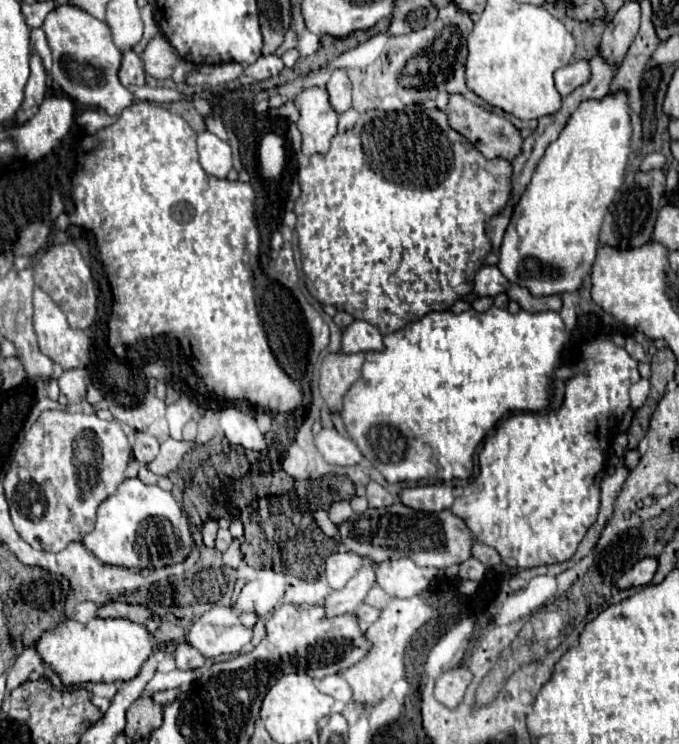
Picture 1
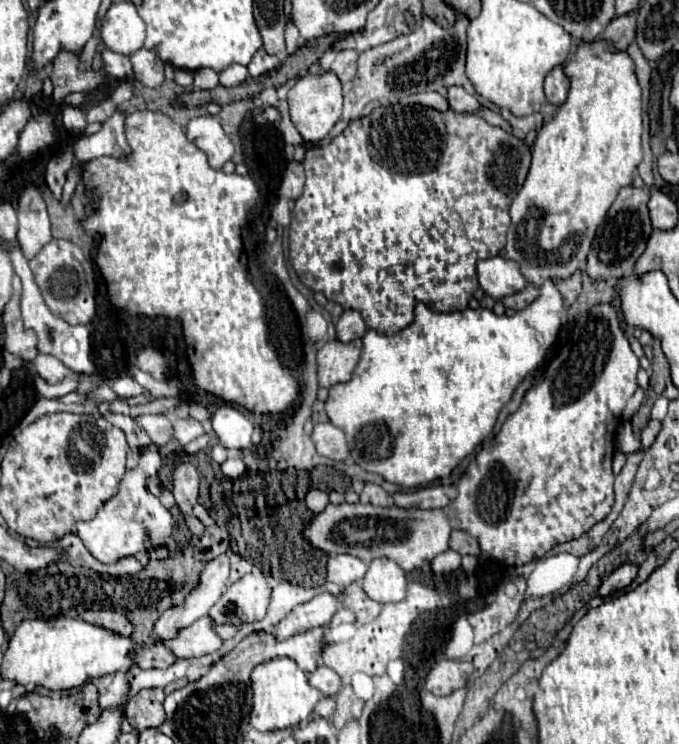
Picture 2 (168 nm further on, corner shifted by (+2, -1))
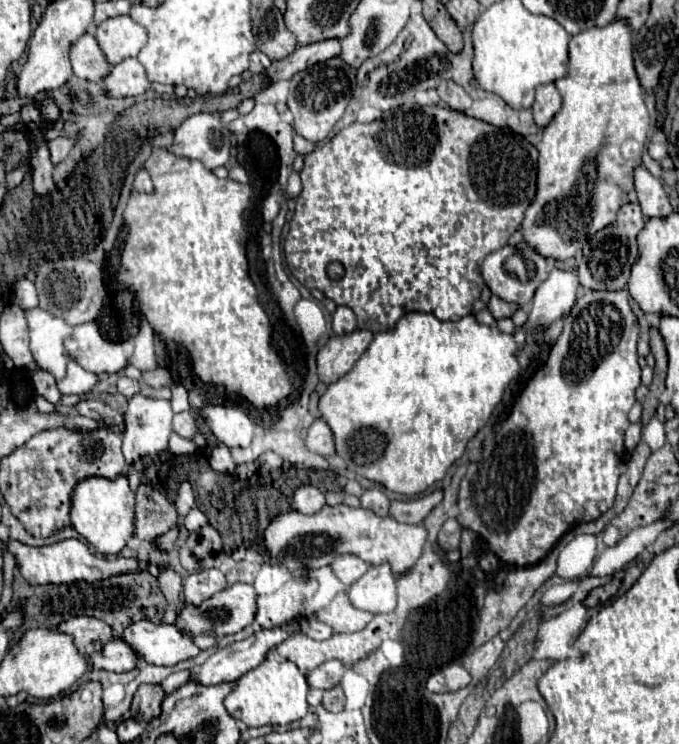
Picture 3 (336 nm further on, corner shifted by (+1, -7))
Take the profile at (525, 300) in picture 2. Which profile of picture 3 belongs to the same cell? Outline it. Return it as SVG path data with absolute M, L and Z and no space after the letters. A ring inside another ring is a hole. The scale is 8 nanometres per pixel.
M491 296L489 304L487 304L487 310L493 314L493 318L495 318L495 320L501 320L501 318L511 318L511 316L513 316L513 312L515 312L517 308L519 308L517 304L505 302L505 300L497 298L497 296Z

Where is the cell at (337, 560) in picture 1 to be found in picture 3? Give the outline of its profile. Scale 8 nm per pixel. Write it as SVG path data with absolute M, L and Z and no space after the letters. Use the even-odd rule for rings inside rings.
M343 554L343 556L337 556L335 562L331 564L331 570L333 574L345 584L353 584L355 580L359 580L359 576L363 576L363 572L367 572L369 564L359 560L357 556L351 556L351 554Z

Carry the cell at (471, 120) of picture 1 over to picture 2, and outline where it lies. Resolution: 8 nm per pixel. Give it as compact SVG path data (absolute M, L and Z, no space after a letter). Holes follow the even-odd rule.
M460 86L448 88L448 104L450 110L458 114L476 114L480 110L480 102Z

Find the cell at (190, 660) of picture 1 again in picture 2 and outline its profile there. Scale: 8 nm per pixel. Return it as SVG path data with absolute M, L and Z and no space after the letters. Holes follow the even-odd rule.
M154 644L154 646L142 646L142 650L134 652L134 664L140 668L168 668L176 662L174 654L166 650L166 646Z

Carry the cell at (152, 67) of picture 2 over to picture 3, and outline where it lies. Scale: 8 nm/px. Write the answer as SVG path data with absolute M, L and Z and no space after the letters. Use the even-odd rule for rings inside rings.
M127 58L113 66L113 70L103 78L103 86L111 98L129 98L141 96L145 90L149 90L149 80L139 60Z

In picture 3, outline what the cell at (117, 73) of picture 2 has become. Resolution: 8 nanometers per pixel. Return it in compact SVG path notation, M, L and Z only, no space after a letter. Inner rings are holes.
M87 32L71 46L71 68L75 76L99 82L111 72L113 66L109 66L97 40Z

